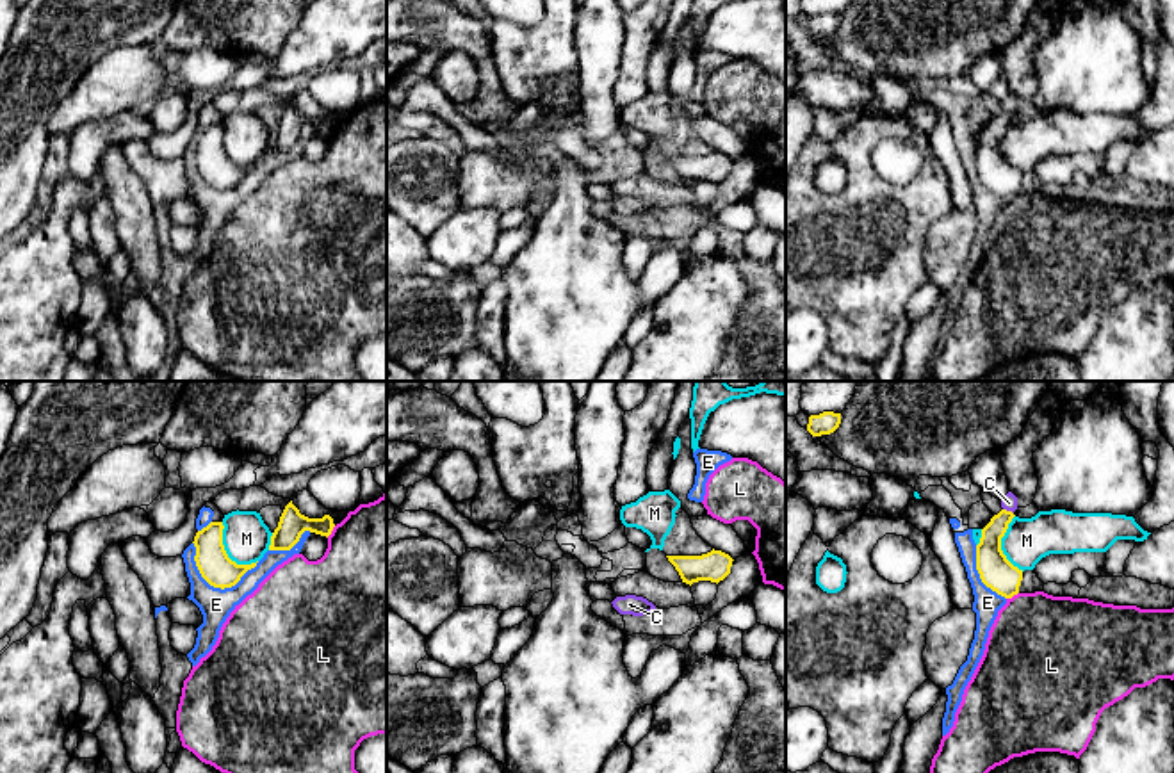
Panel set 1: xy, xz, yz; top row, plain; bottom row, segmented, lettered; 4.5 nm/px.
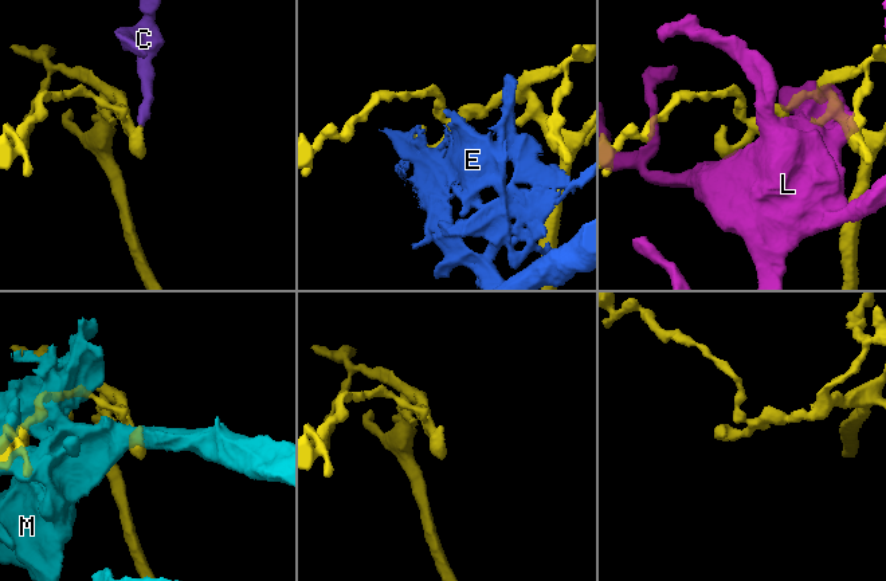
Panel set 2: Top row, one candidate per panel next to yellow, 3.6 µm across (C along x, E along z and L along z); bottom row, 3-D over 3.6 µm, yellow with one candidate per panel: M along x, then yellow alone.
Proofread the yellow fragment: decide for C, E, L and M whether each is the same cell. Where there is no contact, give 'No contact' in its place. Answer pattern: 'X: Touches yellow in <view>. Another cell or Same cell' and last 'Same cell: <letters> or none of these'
C: Touches yellow in yz. Same cell
E: Touches yellow in xy. Another cell
L: Touches yellow in xy. Another cell
M: Touches yellow in xy. Another cell
Same cell: C

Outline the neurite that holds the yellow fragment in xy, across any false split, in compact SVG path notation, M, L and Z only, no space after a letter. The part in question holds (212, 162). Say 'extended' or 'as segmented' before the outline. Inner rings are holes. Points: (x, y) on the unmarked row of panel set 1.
as segmented; M210 123L207 128L196 134L194 148L196 148L196 167L201 178L214 189L232 189L241 178L257 167L251 166L237 166L232 162L223 146L223 123Z

